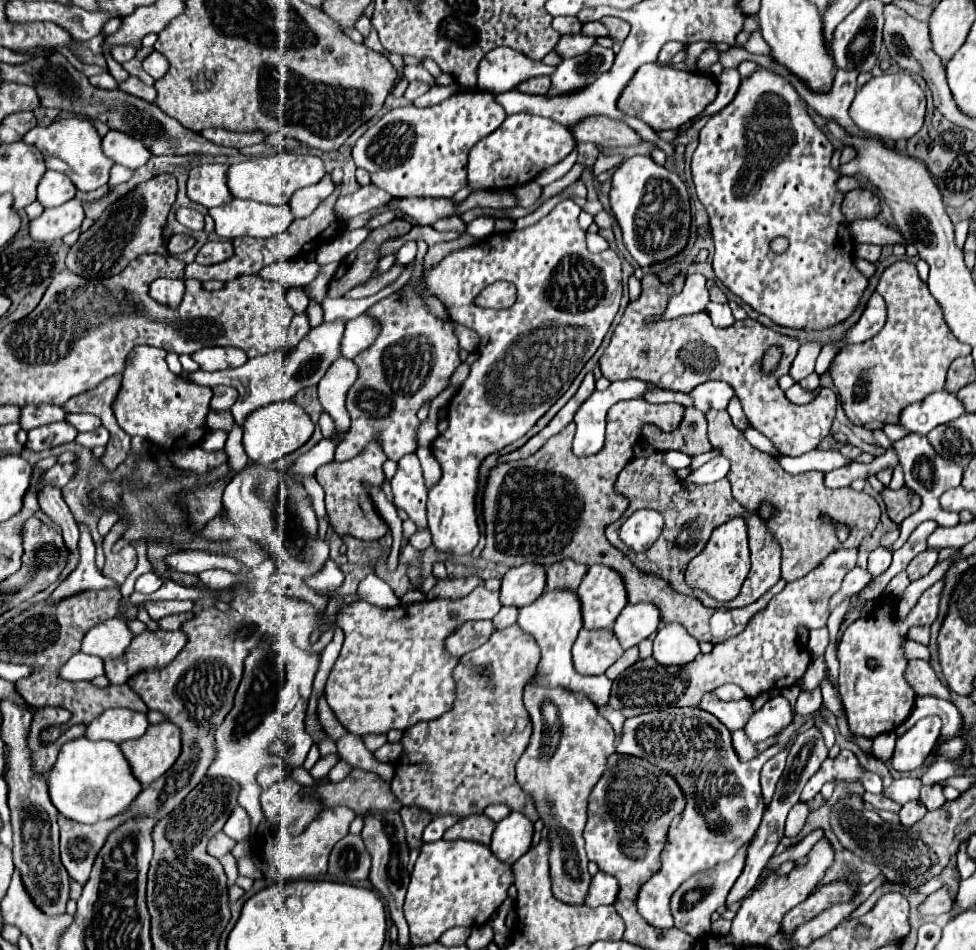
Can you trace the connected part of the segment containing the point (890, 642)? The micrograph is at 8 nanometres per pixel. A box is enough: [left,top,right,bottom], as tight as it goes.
[837,581,943,737]

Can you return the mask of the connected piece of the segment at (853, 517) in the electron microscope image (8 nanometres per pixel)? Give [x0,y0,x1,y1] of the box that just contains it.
[705,409,881,583]

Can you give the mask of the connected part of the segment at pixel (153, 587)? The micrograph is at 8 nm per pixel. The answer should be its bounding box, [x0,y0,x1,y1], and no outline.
[135,573,163,595]

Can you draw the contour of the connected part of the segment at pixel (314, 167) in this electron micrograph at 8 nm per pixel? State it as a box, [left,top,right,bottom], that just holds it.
[227,151,327,205]

